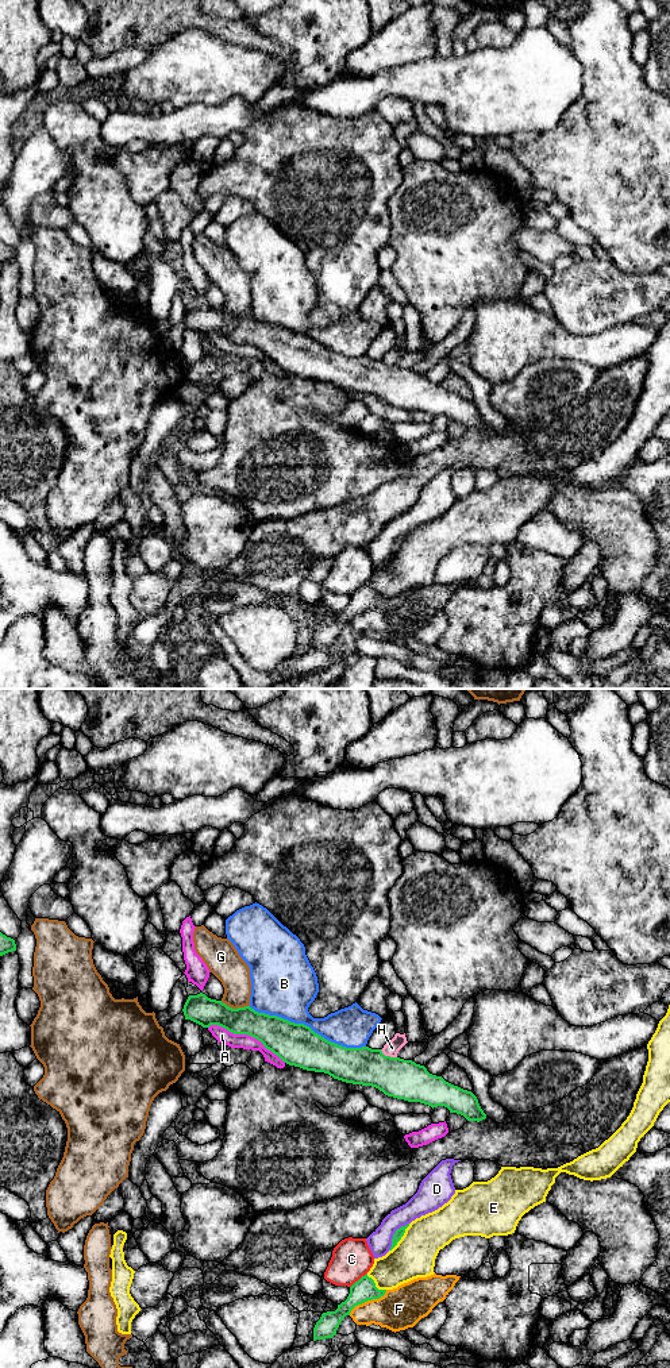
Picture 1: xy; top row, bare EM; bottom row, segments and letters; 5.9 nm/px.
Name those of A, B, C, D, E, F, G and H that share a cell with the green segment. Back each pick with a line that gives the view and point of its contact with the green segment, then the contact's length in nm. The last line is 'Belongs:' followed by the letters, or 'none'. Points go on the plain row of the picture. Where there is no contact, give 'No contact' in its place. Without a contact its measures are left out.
Belongs: none

